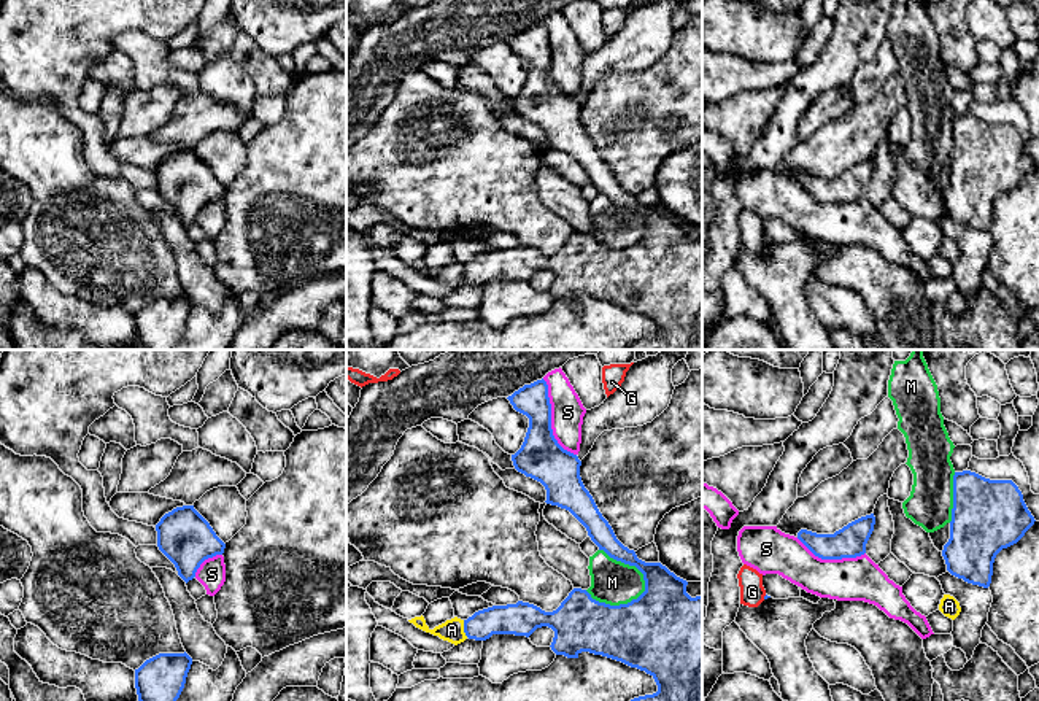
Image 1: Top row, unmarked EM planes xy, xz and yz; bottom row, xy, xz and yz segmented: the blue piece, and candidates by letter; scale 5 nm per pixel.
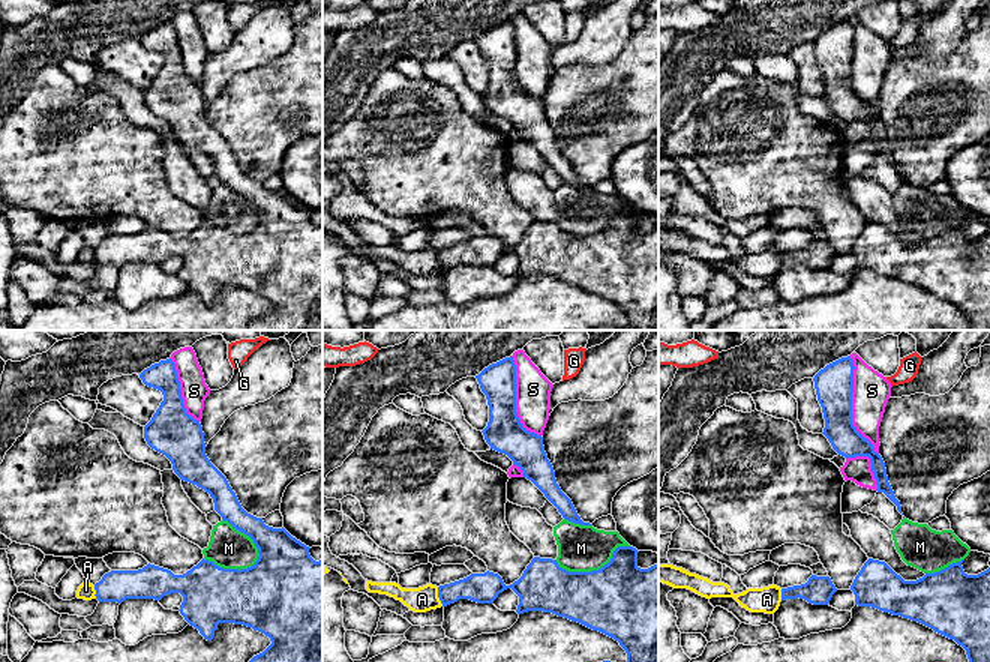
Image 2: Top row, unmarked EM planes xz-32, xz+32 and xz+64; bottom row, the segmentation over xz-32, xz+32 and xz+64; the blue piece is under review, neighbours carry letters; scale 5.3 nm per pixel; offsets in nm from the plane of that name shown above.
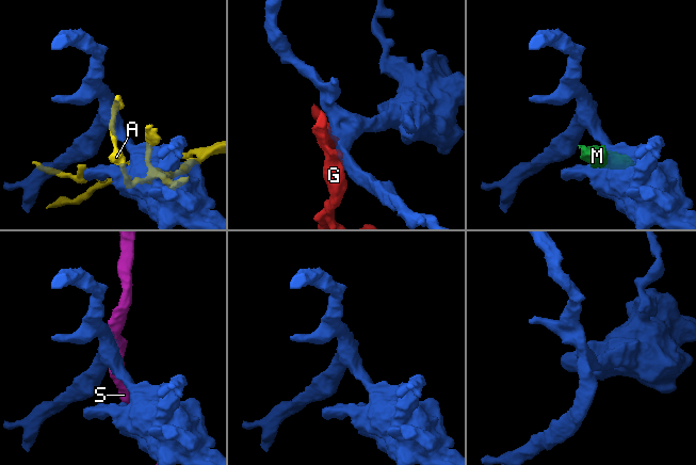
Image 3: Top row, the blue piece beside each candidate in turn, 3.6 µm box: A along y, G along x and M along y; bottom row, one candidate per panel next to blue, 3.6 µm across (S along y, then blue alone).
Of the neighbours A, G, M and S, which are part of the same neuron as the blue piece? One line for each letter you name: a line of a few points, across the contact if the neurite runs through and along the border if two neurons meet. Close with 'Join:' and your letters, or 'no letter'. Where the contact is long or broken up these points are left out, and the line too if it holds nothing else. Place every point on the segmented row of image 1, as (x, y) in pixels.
Join: no letter

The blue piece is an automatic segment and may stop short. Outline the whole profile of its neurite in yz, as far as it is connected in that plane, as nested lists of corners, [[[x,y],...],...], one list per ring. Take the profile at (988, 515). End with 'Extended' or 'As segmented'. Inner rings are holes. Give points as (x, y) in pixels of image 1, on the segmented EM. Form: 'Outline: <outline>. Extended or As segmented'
Outline: [[[955,472],[950,539],[942,550],[947,571],[988,588],[996,555],[1017,544],[1034,521],[1012,480]]]. As segmented

